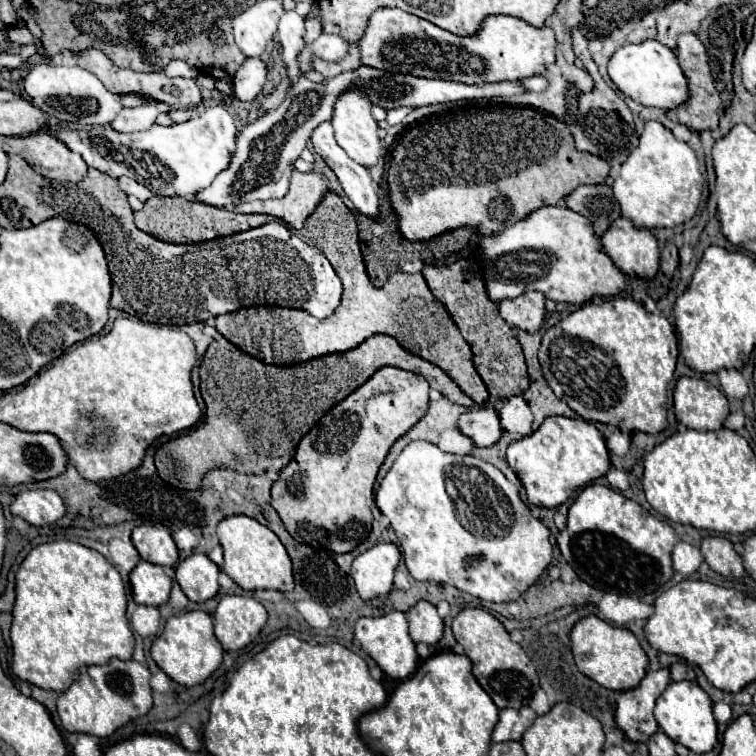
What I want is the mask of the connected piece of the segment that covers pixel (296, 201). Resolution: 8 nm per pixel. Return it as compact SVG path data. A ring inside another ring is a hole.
M294 171L290 177L290 189L282 199L250 201L234 205L234 213L264 213L286 221L292 229L302 229L304 221L314 213L316 205L332 191L326 179L318 173Z

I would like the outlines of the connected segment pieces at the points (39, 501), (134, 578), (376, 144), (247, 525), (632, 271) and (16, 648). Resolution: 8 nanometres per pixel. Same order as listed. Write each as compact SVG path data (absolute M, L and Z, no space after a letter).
M50 489L22 491L12 501L10 513L22 517L34 527L42 527L58 521L64 515L64 501Z
M140 561L130 573L130 585L132 585L132 597L138 605L160 607L168 601L172 581L162 571L160 565Z
M352 89L346 91L344 95L340 95L340 99L336 101L334 107L334 117L332 117L332 127L334 127L334 137L338 141L338 145L362 167L370 169L378 163L380 157L380 139L378 139L378 125L374 121L374 117L370 115L370 103L364 95L360 95L360 91Z
M246 515L226 517L218 523L218 537L224 549L224 567L222 571L234 579L242 589L276 589L282 593L292 591L294 577L292 577L292 561L280 543L280 539L258 521Z
M616 219L600 237L600 249L624 275L652 279L658 271L660 249L650 231L636 229L628 219Z
M52 541L52 543L44 543L44 545L38 545L34 547L26 559L22 561L22 565L18 567L18 573L16 573L16 603L14 603L14 609L12 609L12 627L10 627L10 639L12 639L12 673L30 683L30 685L36 685L40 689L50 689L50 691L66 691L72 681L76 679L76 675L80 675L80 671L84 667L90 667L90 665L104 665L108 659L112 657L118 657L122 661L128 661L132 657L132 651L134 651L134 635L128 627L128 619L126 619L126 595L124 595L124 583L122 583L122 577L120 573L106 561L104 555L100 555L98 551L94 549L88 549L80 543L74 543L74 541Z

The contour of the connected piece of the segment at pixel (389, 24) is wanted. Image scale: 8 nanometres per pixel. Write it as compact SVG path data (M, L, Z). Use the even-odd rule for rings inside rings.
M378 9L360 41L360 61L368 67L408 73L430 79L456 79L460 83L482 83L496 79L526 79L540 75L556 61L556 35L552 27L534 27L518 17L488 15L478 33L460 37L400 9Z

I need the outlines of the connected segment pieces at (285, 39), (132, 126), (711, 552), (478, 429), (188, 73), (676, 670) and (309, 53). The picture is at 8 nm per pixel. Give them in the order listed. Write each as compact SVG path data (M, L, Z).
M284 11L280 23L278 23L278 41L282 45L284 63L288 67L288 77L292 81L298 79L298 61L296 55L304 47L304 17L300 17L296 11Z
M162 102L136 108L122 108L116 119L112 122L112 128L123 133L145 131L155 123L159 114L180 109L183 109L183 106L168 105Z
M716 535L706 537L702 541L700 549L702 549L702 555L704 555L706 563L716 573L720 573L724 577L742 577L744 575L742 557L736 553L734 545L728 539L716 537Z
M476 407L466 411L458 419L458 429L470 437L476 447L490 447L502 435L498 413L492 407Z
M170 61L168 65L166 65L166 69L164 69L164 73L168 75L168 77L198 77L198 71L194 69L194 67L190 67L188 63L184 63L184 61Z
M688 663L670 665L670 675L672 675L672 681L682 681L682 679L694 681L696 679L696 673L694 673L694 669Z
M320 35L312 45L304 47L300 53L300 69L310 71L312 69L312 57L318 55L324 61L340 61L348 51L348 45L338 35Z

